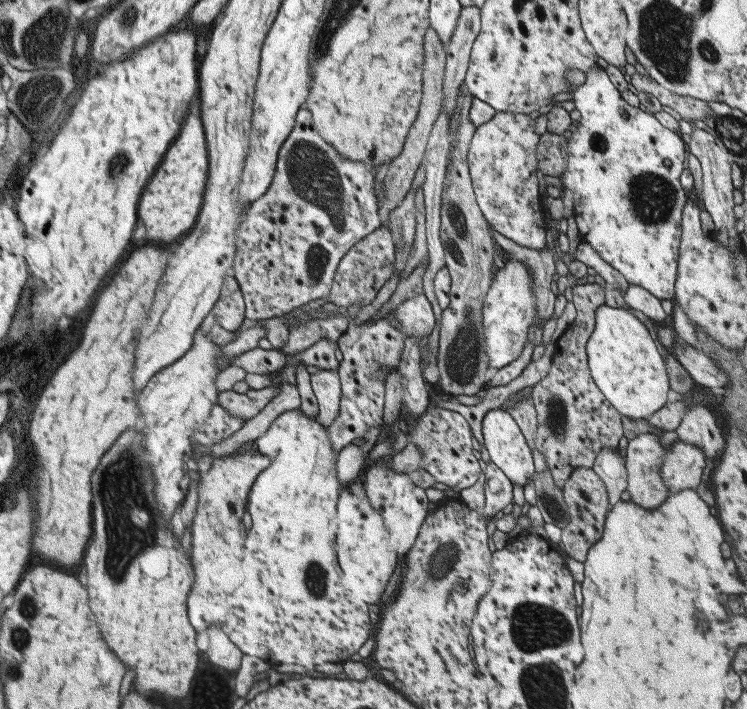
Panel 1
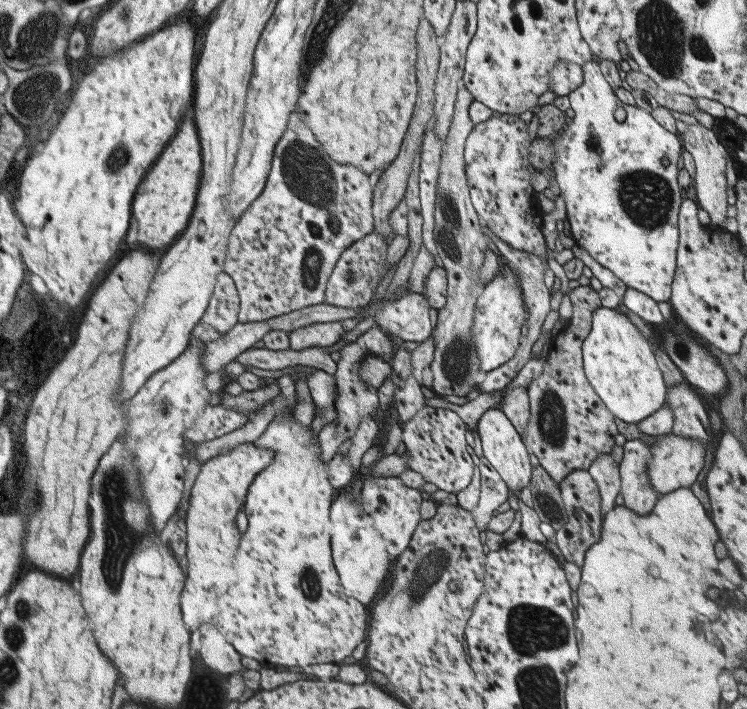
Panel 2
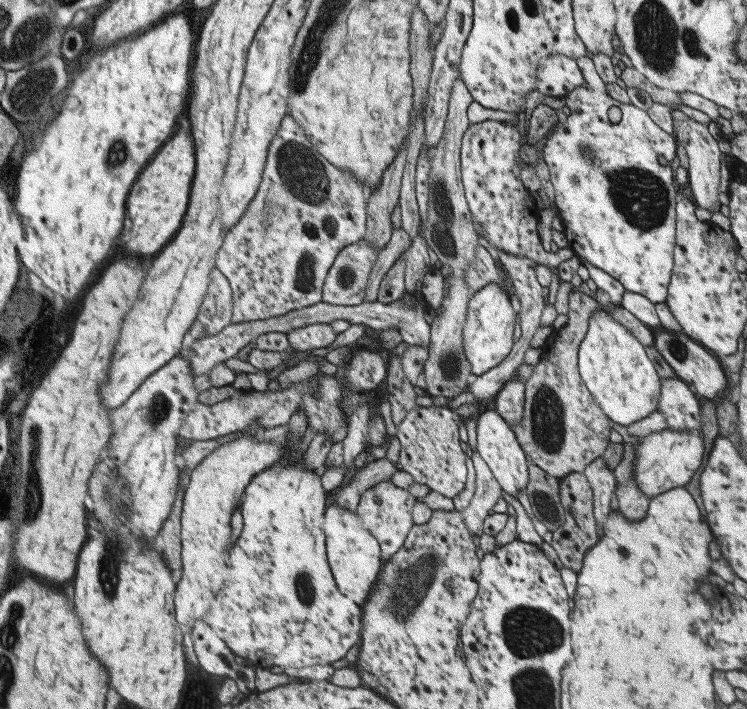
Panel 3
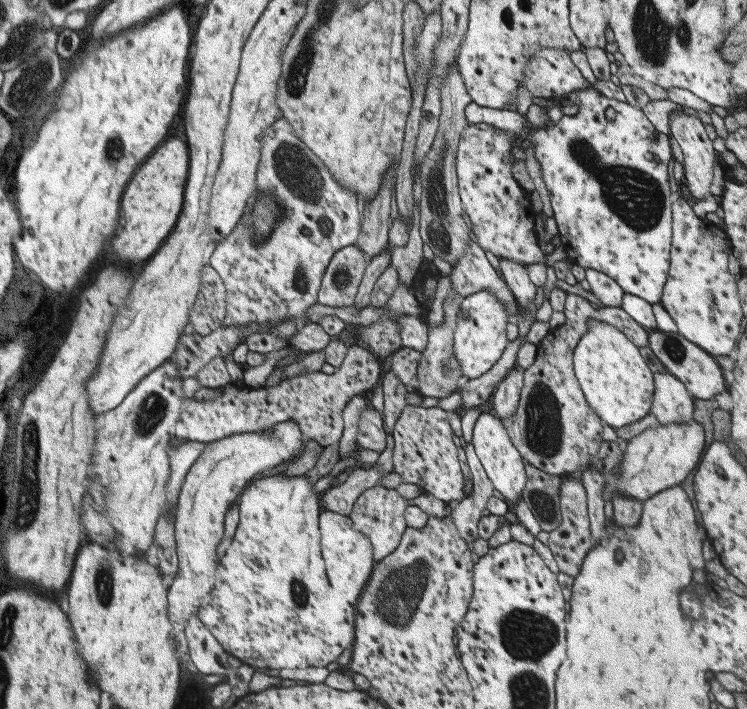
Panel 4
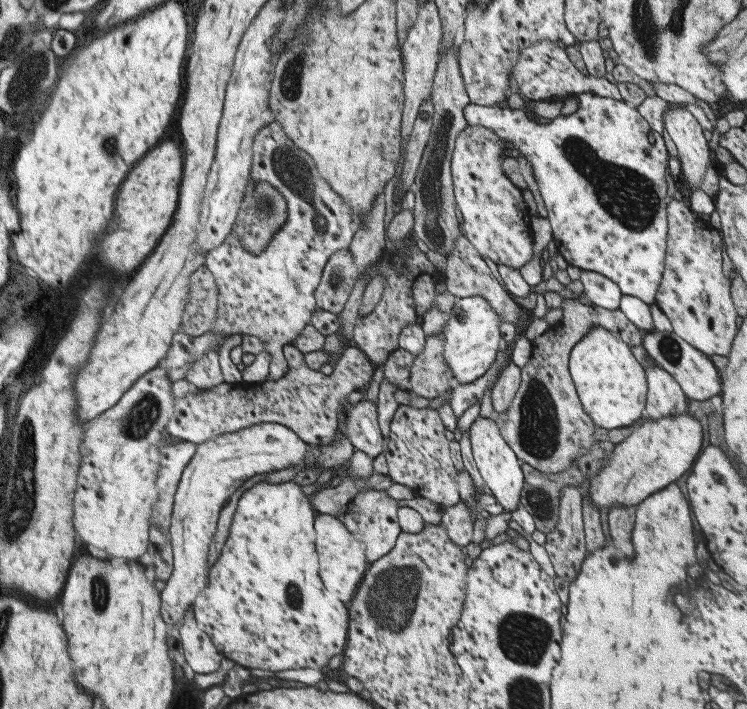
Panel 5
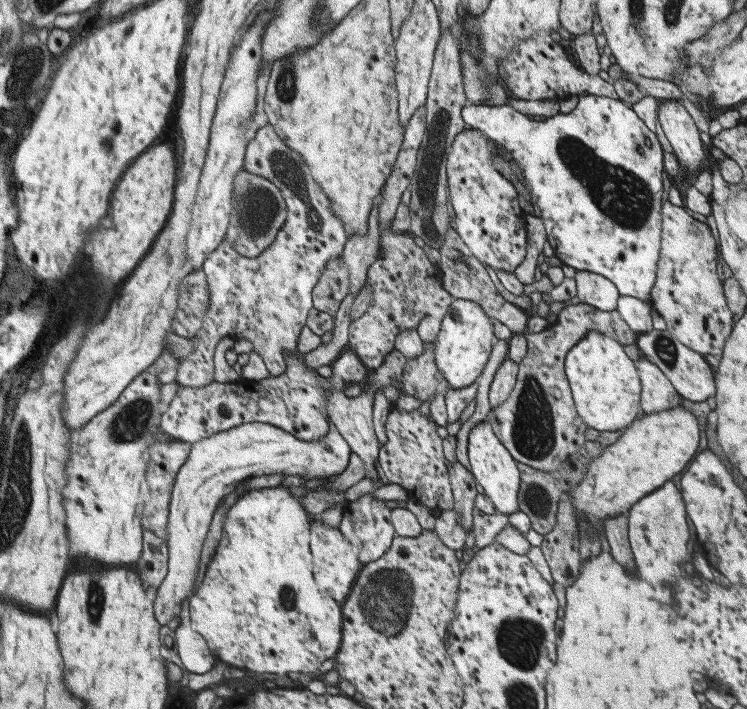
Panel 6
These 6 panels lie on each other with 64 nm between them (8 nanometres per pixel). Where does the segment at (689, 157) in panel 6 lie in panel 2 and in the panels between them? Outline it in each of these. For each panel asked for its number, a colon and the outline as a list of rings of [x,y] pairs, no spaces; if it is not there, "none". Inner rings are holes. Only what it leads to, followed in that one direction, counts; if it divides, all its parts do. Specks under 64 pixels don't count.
2: [[[685,124],[685,130],[677,134],[677,138],[681,140],[683,150],[687,150],[693,158],[695,164],[695,176],[693,176],[693,190],[695,190],[695,200],[699,204],[701,210],[705,210],[711,218],[713,226],[721,228],[721,222],[725,218],[725,178],[723,178],[723,170],[725,170],[725,160],[729,160],[727,152],[723,150],[725,146],[721,146],[715,138],[715,134],[711,130],[707,130],[701,124]]]
3: [[[681,120],[681,122],[675,122],[677,126],[673,126],[673,136],[675,140],[685,148],[685,154],[687,154],[687,162],[689,162],[689,168],[687,168],[687,184],[689,184],[689,190],[691,190],[691,198],[697,206],[705,206],[709,208],[709,212],[717,210],[721,204],[717,202],[717,184],[719,184],[719,162],[723,158],[723,154],[719,152],[717,148],[717,140],[713,140],[707,132],[707,126],[695,122],[695,120]]]
4: [[[681,110],[669,114],[669,136],[679,144],[683,154],[683,182],[693,198],[707,196],[711,182],[713,146],[705,126],[695,116]]]
5: [[[671,104],[663,112],[663,126],[677,148],[677,158],[681,162],[681,176],[685,176],[689,188],[699,188],[703,172],[709,166],[709,152],[711,152],[701,134],[703,130],[681,104]]]

